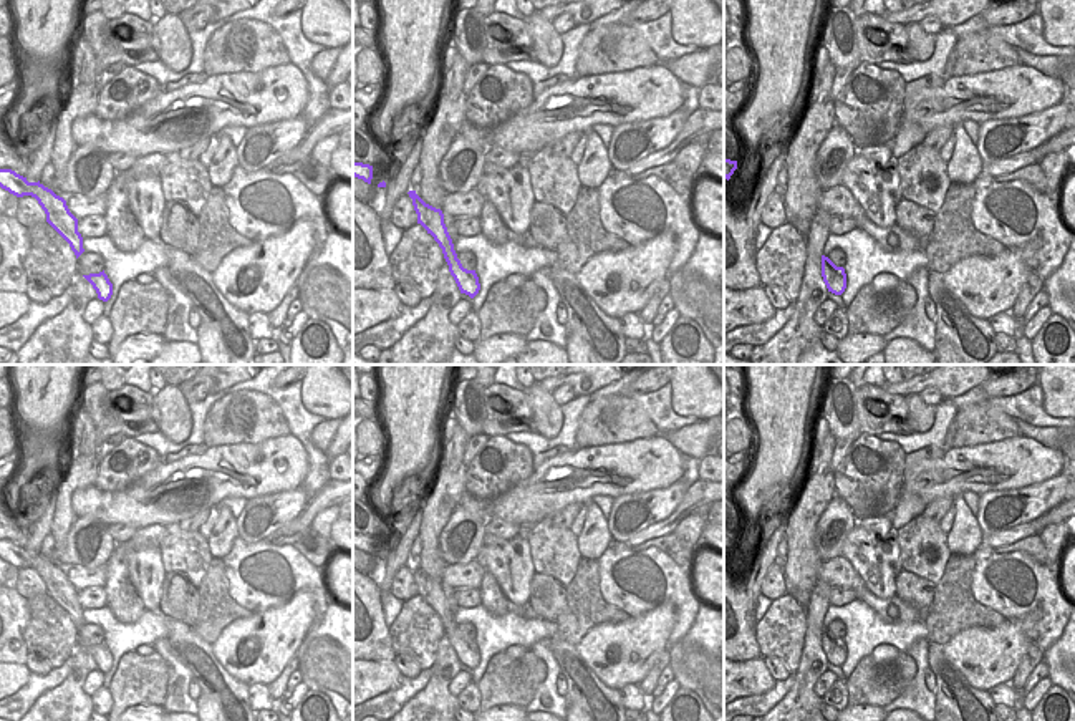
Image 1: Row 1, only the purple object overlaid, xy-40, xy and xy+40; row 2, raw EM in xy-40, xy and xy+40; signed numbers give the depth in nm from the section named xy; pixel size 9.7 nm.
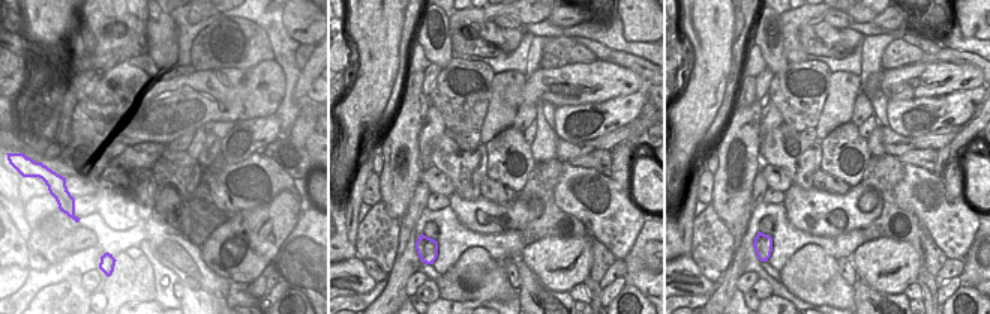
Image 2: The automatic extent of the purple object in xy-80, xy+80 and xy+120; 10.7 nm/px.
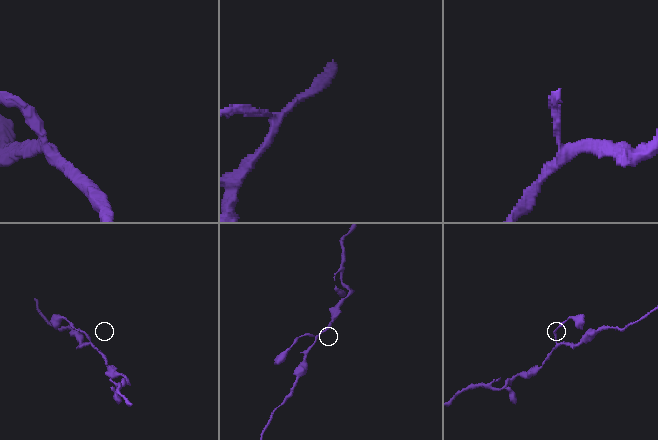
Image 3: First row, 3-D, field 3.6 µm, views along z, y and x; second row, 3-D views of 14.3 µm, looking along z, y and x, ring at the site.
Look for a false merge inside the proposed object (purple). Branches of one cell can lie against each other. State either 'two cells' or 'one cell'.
one cell

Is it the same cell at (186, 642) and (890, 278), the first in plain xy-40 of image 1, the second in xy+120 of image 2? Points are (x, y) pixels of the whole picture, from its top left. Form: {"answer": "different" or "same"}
{"answer": "different"}

